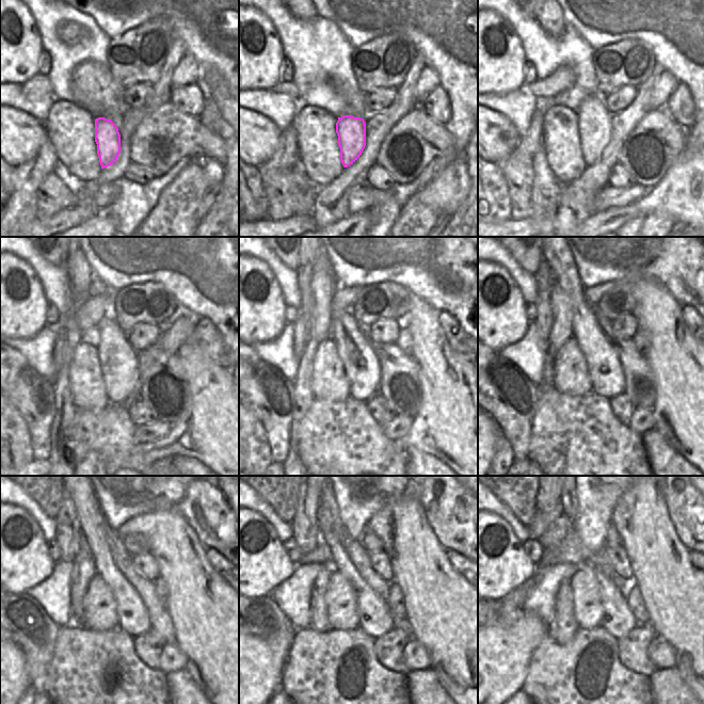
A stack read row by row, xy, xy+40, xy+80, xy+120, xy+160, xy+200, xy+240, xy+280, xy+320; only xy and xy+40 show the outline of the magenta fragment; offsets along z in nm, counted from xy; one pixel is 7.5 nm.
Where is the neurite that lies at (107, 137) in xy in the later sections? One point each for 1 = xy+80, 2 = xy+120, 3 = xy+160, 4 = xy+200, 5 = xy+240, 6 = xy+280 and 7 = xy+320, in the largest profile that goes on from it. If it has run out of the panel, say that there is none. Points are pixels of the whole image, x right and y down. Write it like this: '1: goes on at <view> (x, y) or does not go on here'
1: goes on at xy+80 (593, 117)
2: goes on at xy+120 (120, 368)
3: goes on at xy+160 (361, 362)
4: goes on at xy+200 (604, 368)
5: goes on at xy+240 (132, 614)
6: goes on at xy+280 (376, 619)
7: goes on at xy+320 (618, 620)

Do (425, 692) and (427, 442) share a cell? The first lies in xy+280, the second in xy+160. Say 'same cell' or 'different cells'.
different cells

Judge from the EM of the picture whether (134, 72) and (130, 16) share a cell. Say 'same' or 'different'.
different

